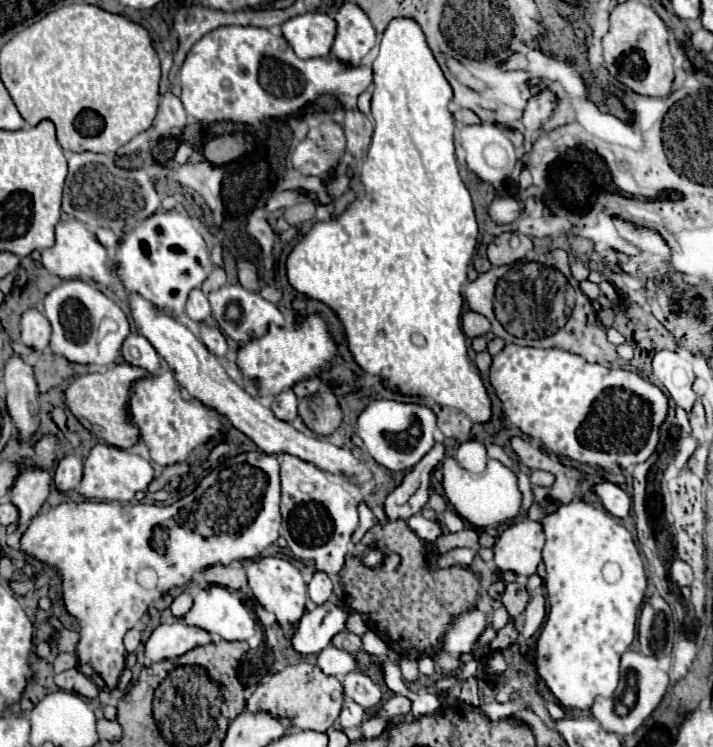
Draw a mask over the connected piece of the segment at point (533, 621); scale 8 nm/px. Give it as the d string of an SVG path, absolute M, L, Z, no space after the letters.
M535 593L531 597L531 601L527 603L525 613L523 613L521 635L525 639L531 639L537 633L537 629L541 627L543 619L545 619L545 597L543 597L543 593Z

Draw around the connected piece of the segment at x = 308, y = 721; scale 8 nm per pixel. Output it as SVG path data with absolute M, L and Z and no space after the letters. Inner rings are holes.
M295 663L287 665L283 671L271 675L267 683L261 683L253 695L247 699L245 709L251 713L271 713L275 717L291 719L291 725L297 729L313 729L313 731L327 731L339 717L343 707L343 685L335 679L325 675L315 663Z

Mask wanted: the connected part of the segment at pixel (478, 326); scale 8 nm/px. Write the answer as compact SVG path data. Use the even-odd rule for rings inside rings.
M475 311L463 313L461 325L463 325L463 333L465 333L469 339L481 337L481 335L485 335L485 333L491 329L491 323L489 323L483 315L479 315L479 313L475 313Z

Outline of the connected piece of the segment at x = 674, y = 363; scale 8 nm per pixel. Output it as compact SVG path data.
M663 349L653 357L653 375L675 399L675 403L687 413L691 413L697 401L697 395L691 389L695 379L691 361L683 353Z

